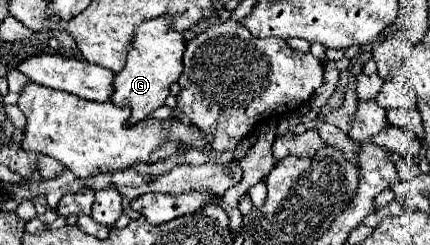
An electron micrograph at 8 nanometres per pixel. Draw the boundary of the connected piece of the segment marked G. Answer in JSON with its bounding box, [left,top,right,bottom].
[111,17,185,125]

